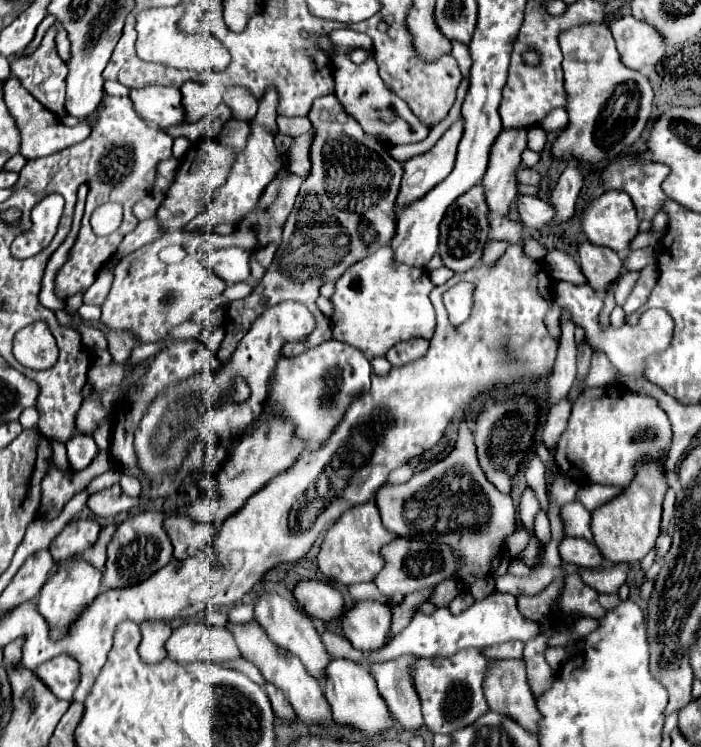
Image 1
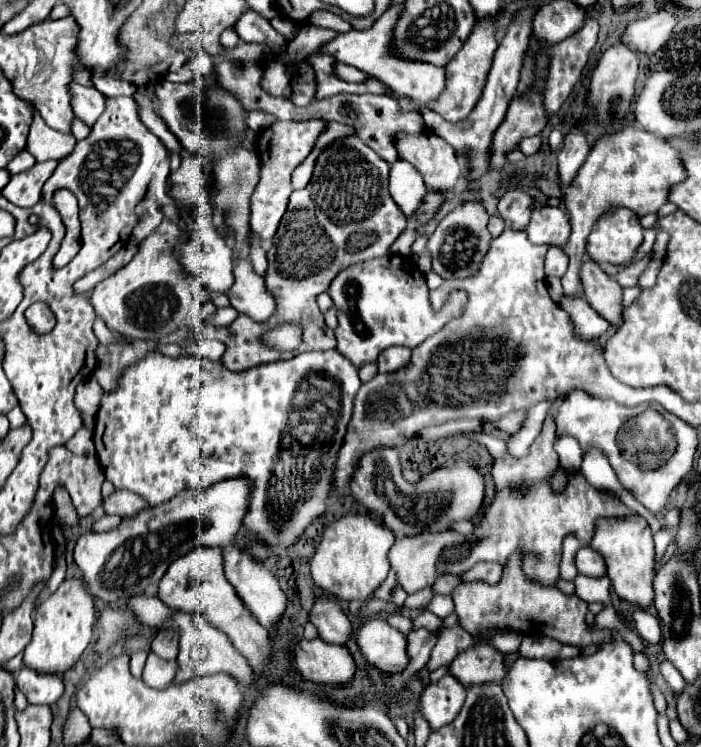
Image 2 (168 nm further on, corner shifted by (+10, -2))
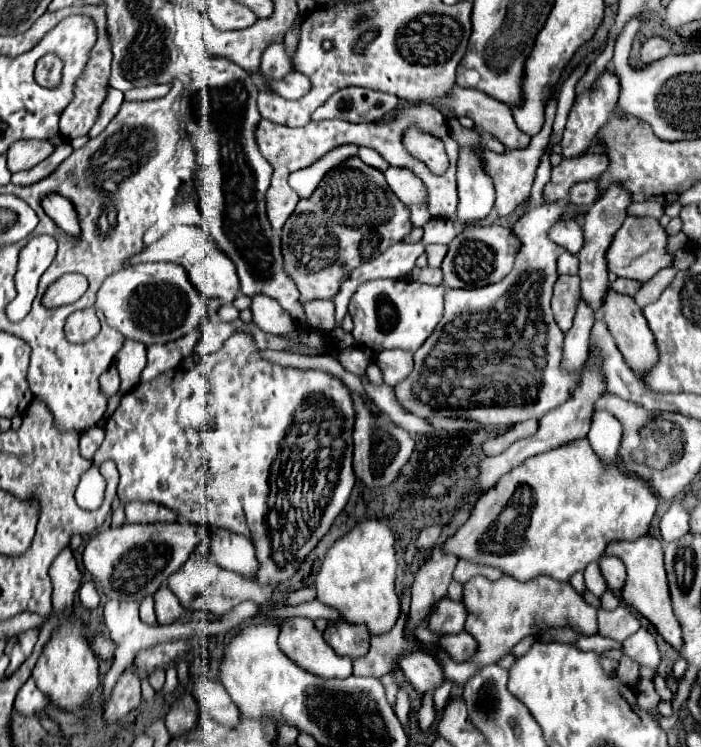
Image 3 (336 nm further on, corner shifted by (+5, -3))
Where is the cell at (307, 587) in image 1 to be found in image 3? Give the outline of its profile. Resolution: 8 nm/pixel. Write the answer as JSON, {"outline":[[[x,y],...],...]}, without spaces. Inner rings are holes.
{"outline":[[[339,620],[339,622],[329,622],[327,630],[323,632],[323,638],[337,654],[355,660],[367,654],[371,634],[363,624],[349,624],[345,620]]]}

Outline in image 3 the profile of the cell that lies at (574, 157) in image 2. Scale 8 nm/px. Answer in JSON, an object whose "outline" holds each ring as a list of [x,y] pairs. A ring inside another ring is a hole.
{"outline":[[[605,72],[591,90],[587,90],[585,94],[581,94],[571,112],[569,112],[569,120],[563,132],[563,140],[561,140],[561,148],[563,148],[563,156],[565,158],[575,158],[579,154],[585,154],[589,150],[589,140],[595,140],[597,132],[601,130],[601,126],[609,120],[609,116],[613,114],[613,108],[617,106],[617,98],[619,98],[619,80],[615,74]]]}

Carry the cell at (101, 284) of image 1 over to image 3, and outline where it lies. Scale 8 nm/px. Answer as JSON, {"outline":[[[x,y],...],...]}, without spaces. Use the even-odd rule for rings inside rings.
{"outline":[[[125,340],[123,348],[117,352],[115,366],[121,376],[121,394],[129,392],[139,382],[139,374],[145,368],[145,348],[141,342]]]}

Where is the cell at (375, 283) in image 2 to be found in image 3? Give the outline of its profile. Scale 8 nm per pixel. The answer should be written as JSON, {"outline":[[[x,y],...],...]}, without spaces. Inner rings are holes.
{"outline":[[[379,278],[363,282],[349,302],[355,348],[361,348],[371,356],[387,348],[403,348],[415,352],[443,318],[443,294],[445,286],[419,284],[411,280]]]}

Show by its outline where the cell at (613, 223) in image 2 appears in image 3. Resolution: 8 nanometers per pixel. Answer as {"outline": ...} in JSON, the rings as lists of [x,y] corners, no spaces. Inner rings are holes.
{"outline":[[[627,216],[621,230],[615,232],[611,246],[607,248],[607,270],[623,278],[647,282],[653,274],[657,274],[665,266],[671,266],[673,262],[673,256],[667,254],[665,250],[665,242],[667,242],[667,234],[655,218]]]}

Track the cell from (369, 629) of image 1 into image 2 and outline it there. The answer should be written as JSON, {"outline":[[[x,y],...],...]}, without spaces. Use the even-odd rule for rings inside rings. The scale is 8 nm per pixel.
{"outline":[[[368,619],[356,633],[356,643],[370,665],[382,673],[400,673],[408,665],[406,637],[384,619]]]}

